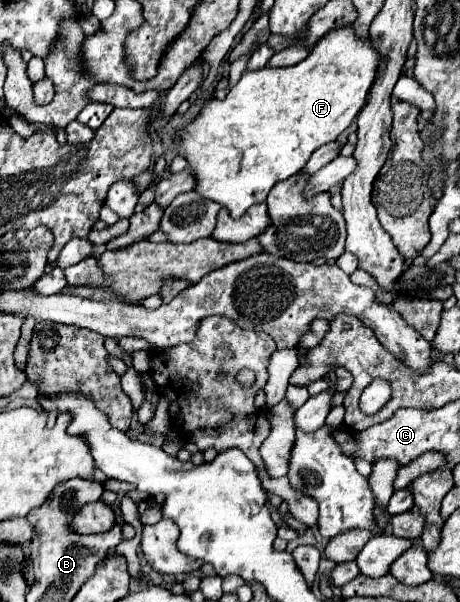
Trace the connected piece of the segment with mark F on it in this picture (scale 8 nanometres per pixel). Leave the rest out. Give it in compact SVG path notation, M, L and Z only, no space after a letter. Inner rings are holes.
M350 24L324 34L296 66L264 66L260 70L244 72L240 82L228 90L226 100L208 100L198 118L182 132L176 152L190 162L190 170L196 176L196 190L204 198L228 208L232 218L240 218L252 204L264 202L276 182L300 172L316 148L336 140L352 124L366 104L382 62L384 58L374 46L374 40L370 36L358 36Z

